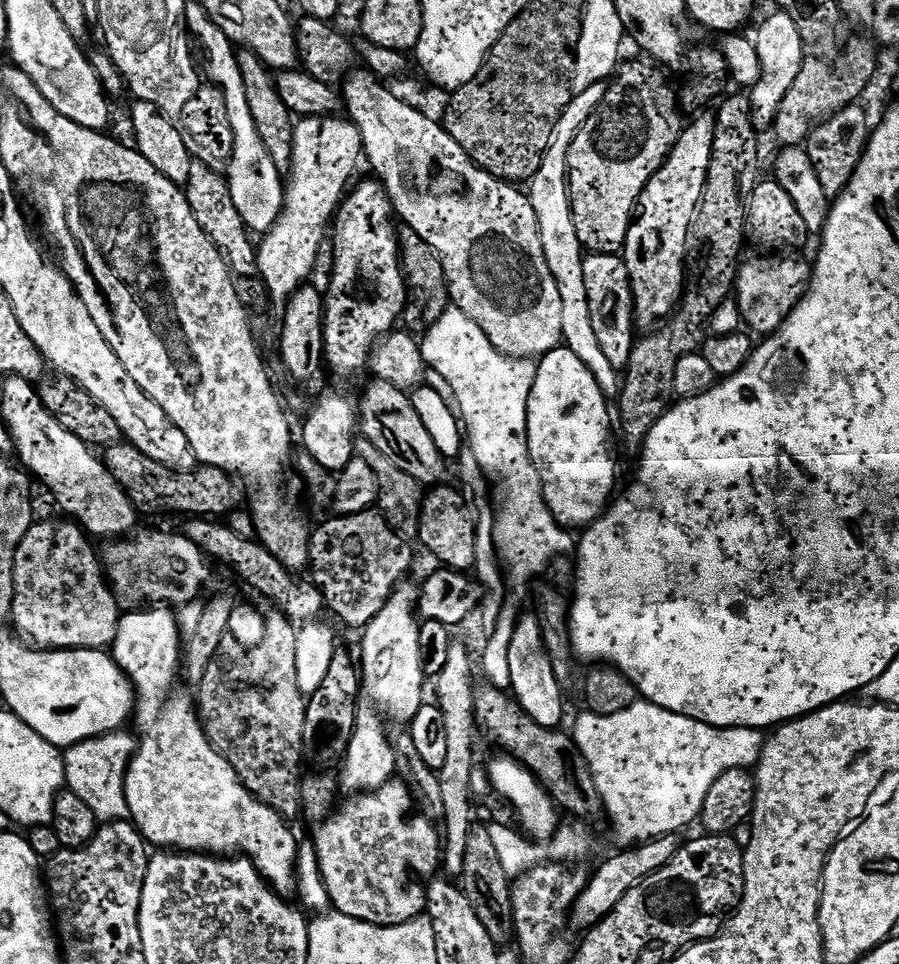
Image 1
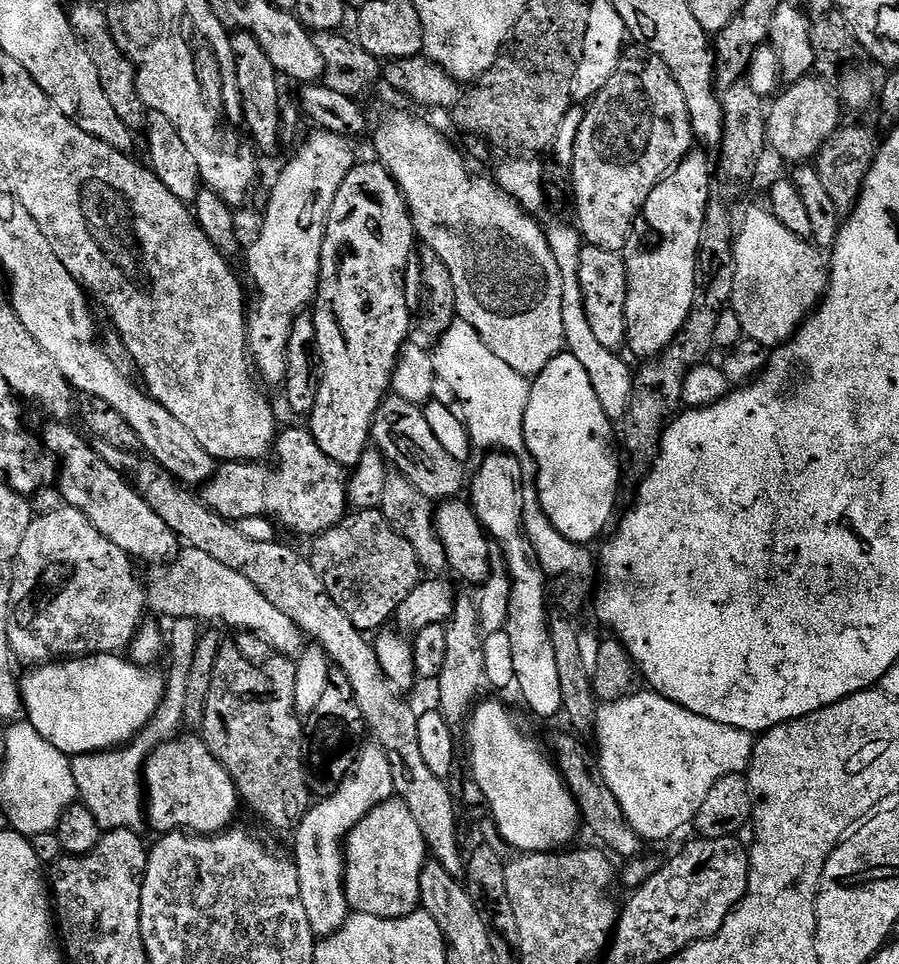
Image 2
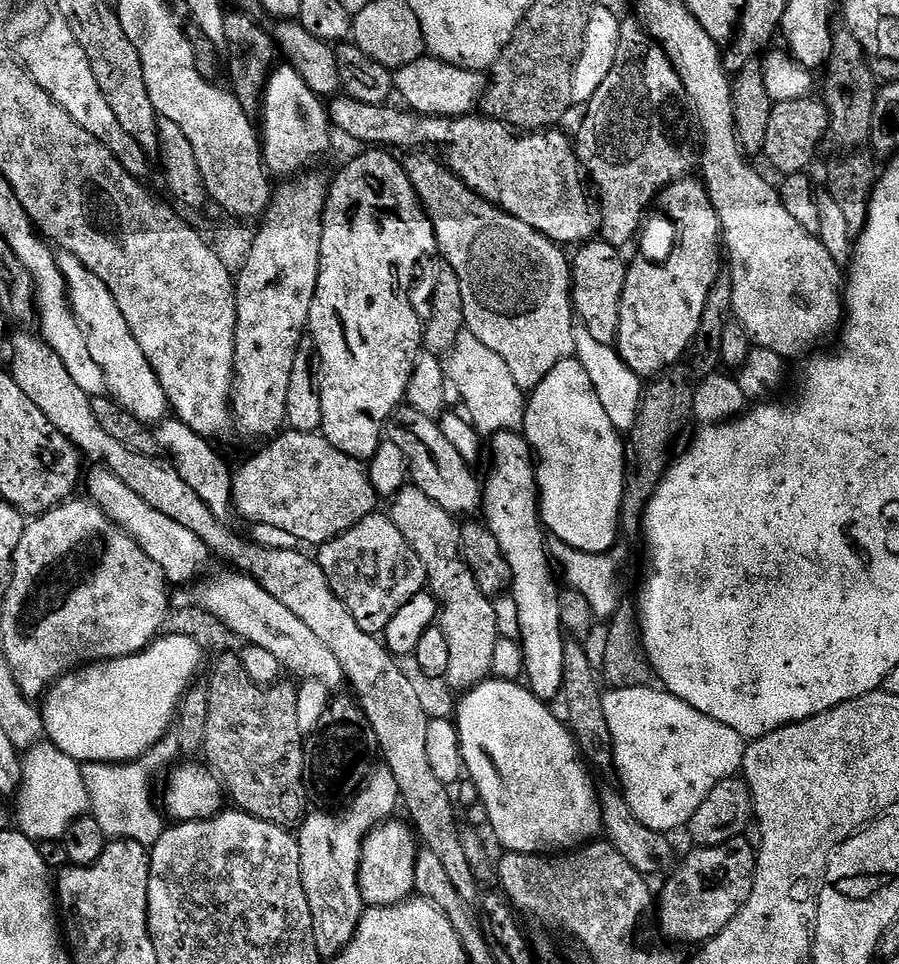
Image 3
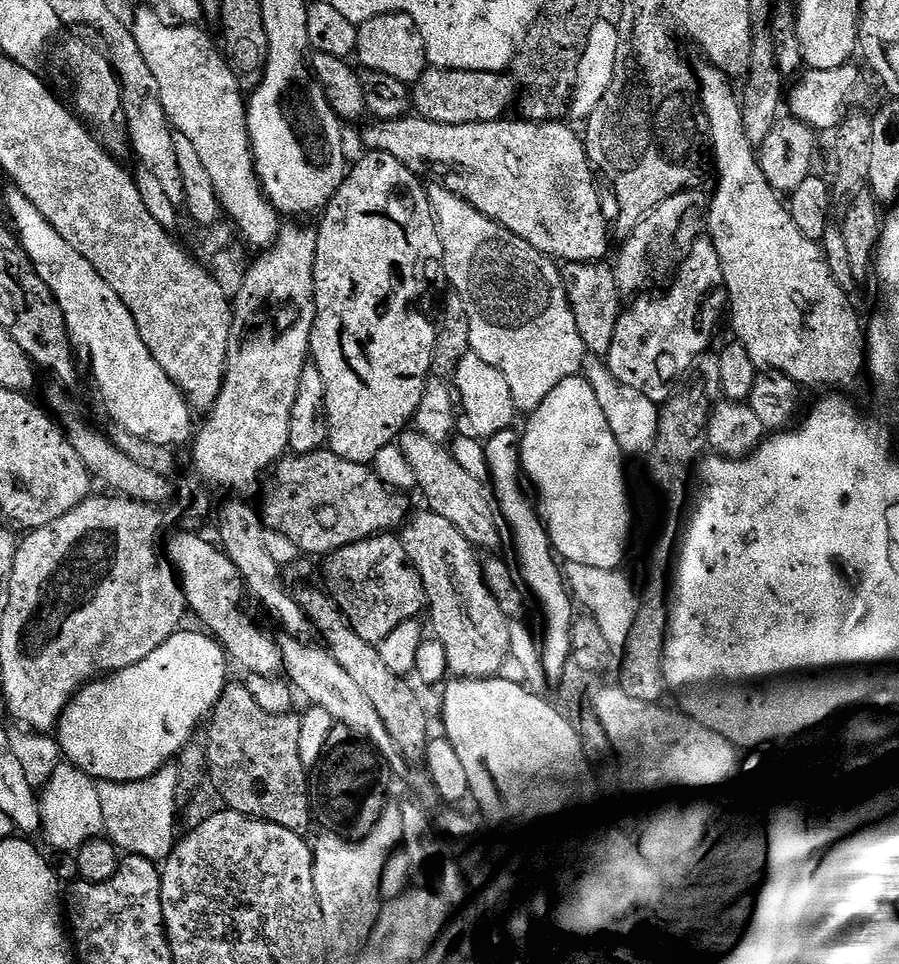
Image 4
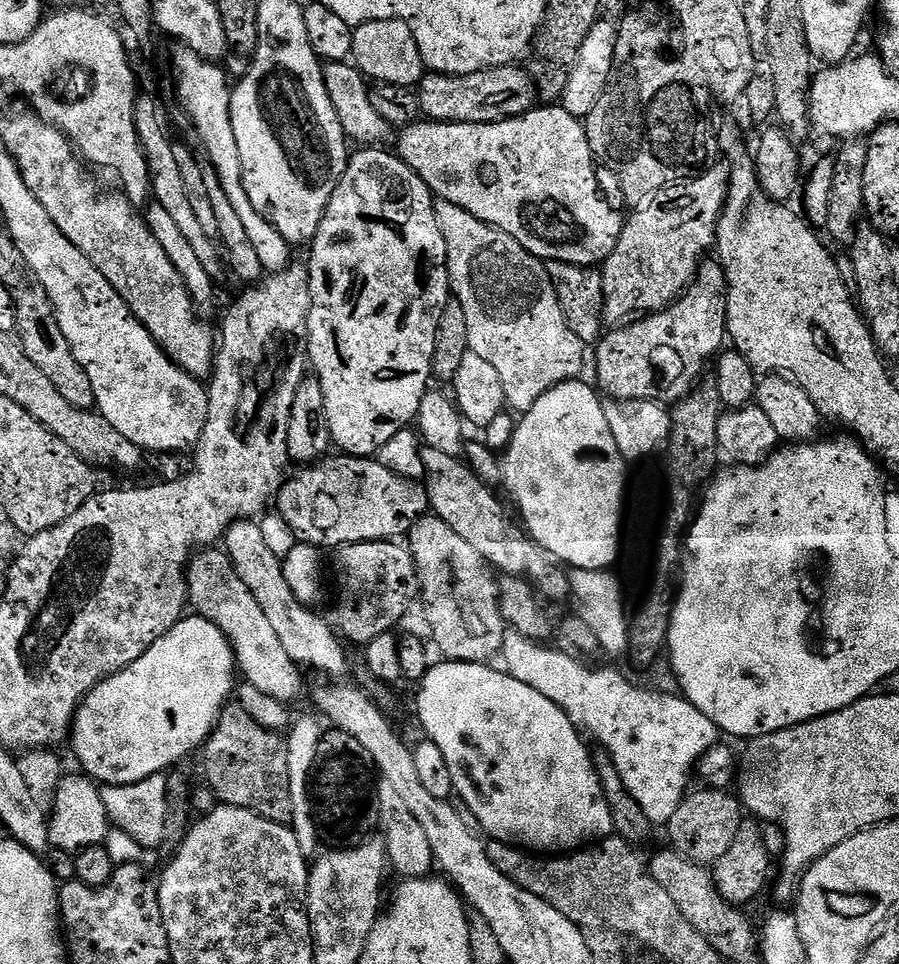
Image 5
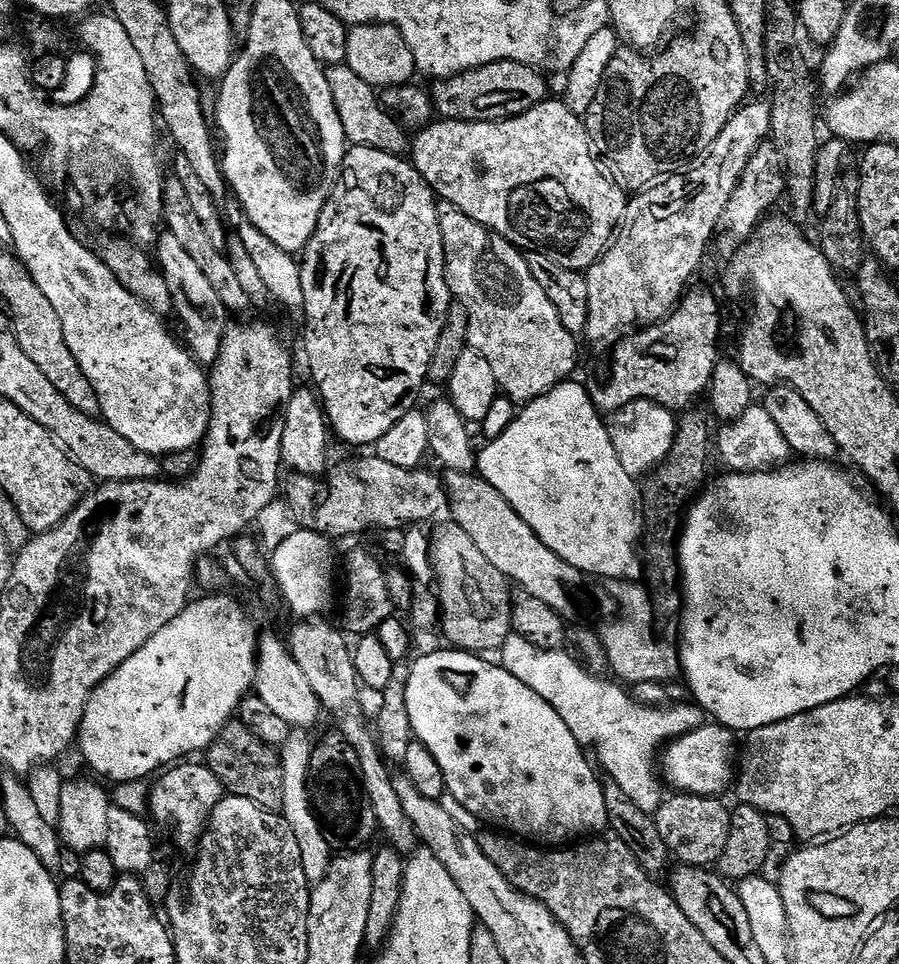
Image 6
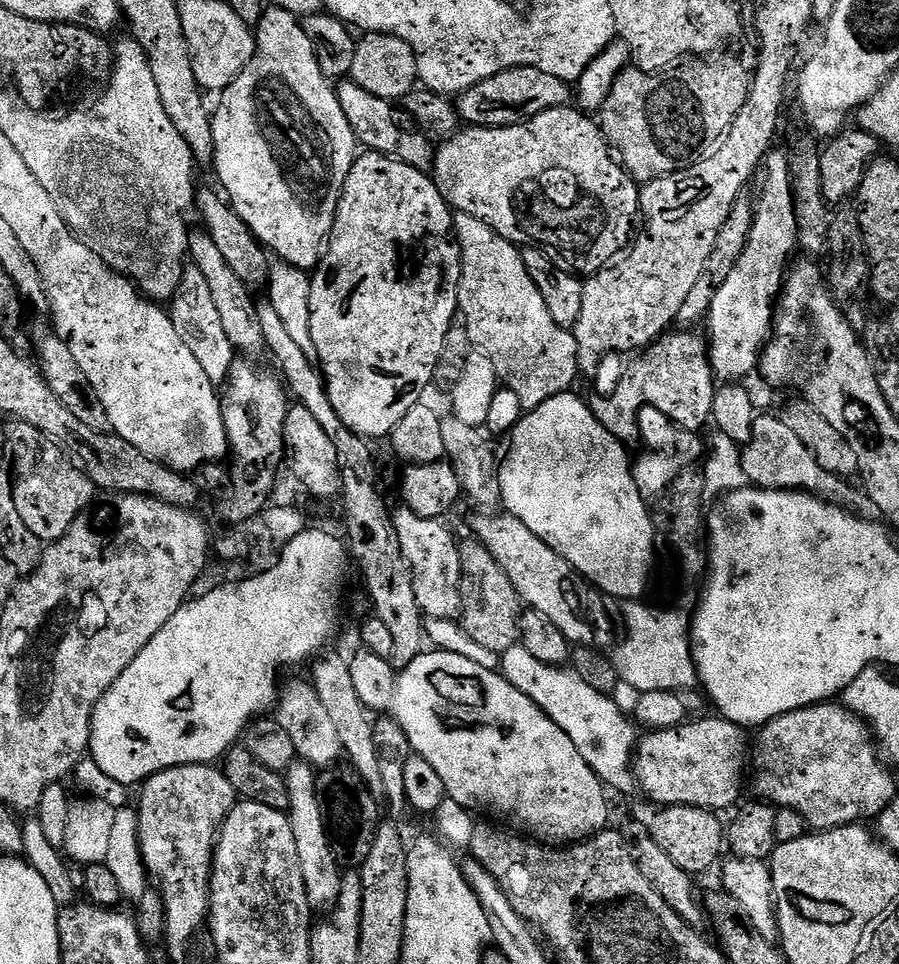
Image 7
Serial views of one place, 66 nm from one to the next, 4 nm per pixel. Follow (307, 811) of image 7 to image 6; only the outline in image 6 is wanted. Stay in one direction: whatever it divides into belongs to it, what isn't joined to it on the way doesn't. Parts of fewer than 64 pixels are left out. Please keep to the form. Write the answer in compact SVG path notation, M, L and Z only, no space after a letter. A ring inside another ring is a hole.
M293 734L283 747L284 762L284 821L294 830L294 839L298 842L298 850L302 853L302 870L306 870L309 885L315 886L324 880L332 866L334 853L326 842L326 829L320 824L320 817L312 809L312 789L310 777L312 774L312 758L314 744L307 740L307 735Z

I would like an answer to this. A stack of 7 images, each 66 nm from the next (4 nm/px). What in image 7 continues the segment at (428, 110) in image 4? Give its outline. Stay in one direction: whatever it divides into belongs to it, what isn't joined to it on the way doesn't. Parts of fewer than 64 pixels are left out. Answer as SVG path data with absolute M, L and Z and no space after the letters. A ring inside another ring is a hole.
M507 68L505 72L494 74L494 78L486 78L470 86L470 90L459 93L455 106L465 125L477 128L509 128L533 120L535 116L551 108L563 108L573 96L569 81L554 78L554 74L546 74L546 70Z

